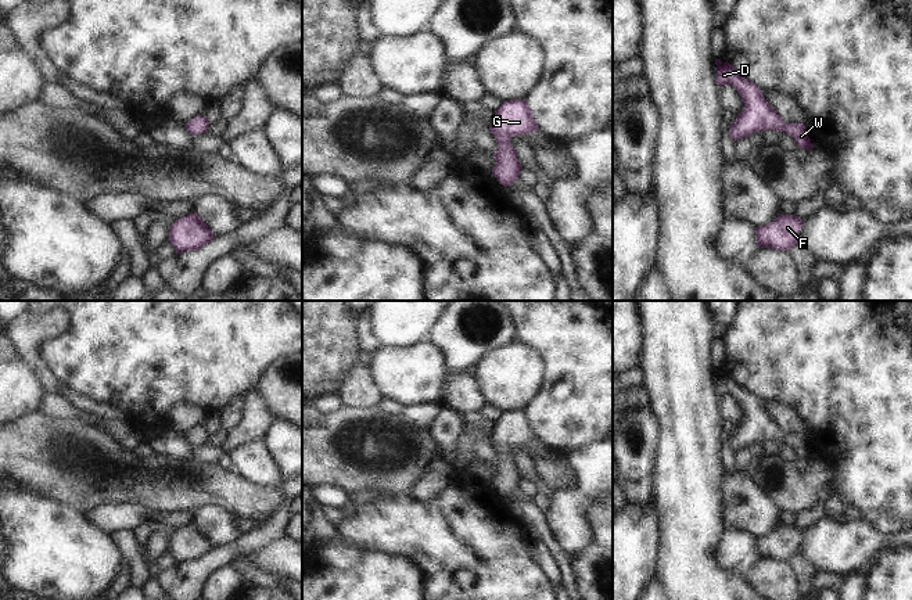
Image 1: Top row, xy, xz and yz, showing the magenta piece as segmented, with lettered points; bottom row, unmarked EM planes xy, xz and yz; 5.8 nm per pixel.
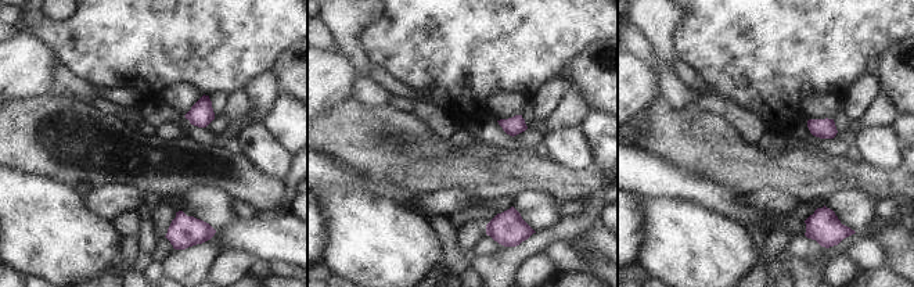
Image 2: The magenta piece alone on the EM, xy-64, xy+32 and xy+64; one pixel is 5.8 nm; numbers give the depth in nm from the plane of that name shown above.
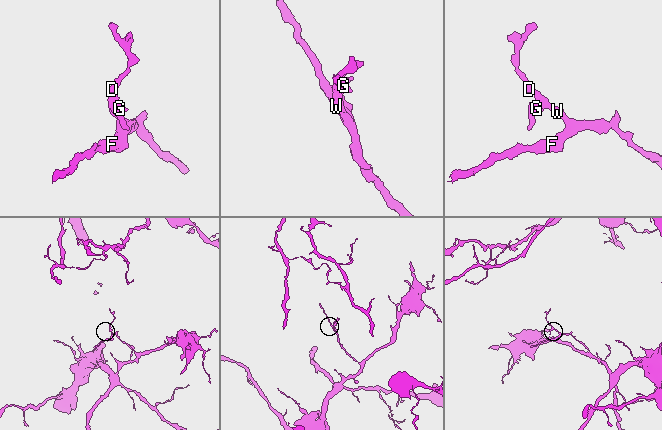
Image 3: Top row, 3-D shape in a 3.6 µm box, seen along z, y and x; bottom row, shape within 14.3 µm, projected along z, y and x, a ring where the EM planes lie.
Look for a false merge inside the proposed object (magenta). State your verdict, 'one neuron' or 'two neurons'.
one neuron

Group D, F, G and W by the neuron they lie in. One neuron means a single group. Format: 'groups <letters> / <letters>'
groups D F G W

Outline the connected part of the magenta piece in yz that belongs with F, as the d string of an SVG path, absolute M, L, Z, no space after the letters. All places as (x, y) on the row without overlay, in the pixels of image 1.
M779 525L773 532L755 538L757 556L775 561L790 561L800 553L803 529L796 525Z

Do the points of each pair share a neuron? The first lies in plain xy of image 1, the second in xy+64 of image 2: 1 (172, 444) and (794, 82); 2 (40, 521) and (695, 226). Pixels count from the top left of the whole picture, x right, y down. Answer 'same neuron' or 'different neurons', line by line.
1: different neurons
2: same neuron

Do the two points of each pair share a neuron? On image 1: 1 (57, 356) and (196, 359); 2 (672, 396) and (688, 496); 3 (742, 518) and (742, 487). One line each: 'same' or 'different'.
1: same
2: same
3: same

